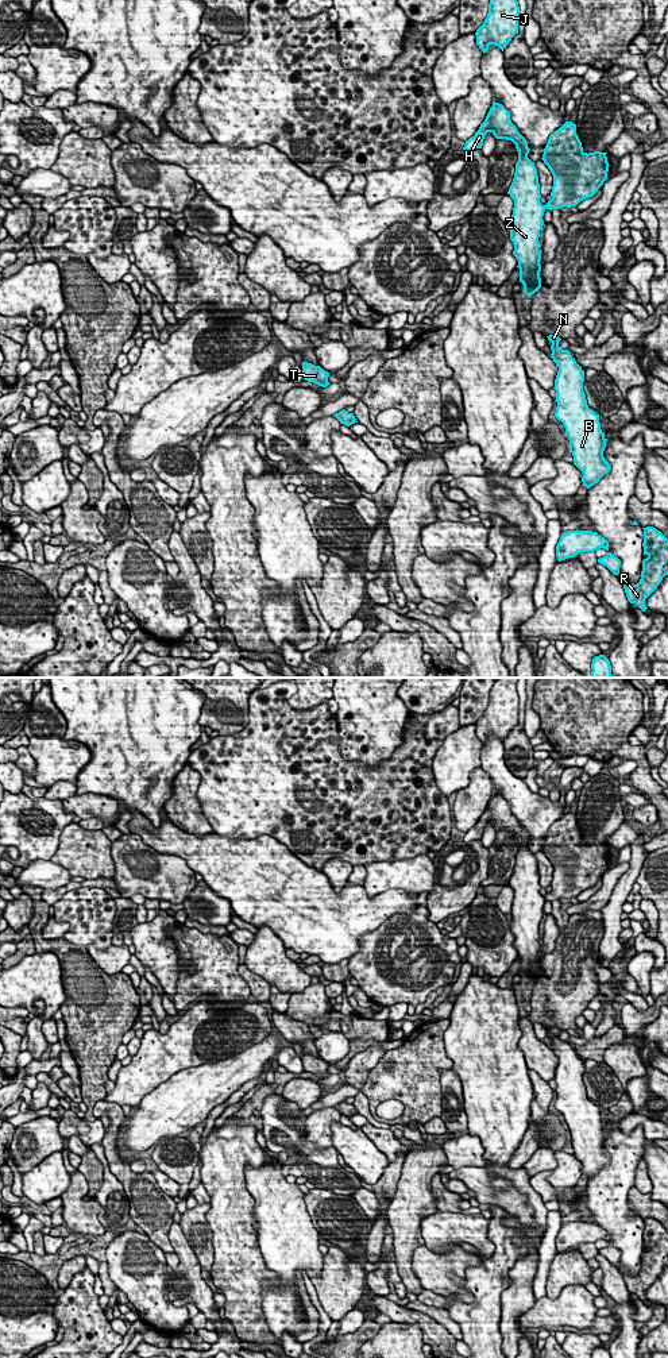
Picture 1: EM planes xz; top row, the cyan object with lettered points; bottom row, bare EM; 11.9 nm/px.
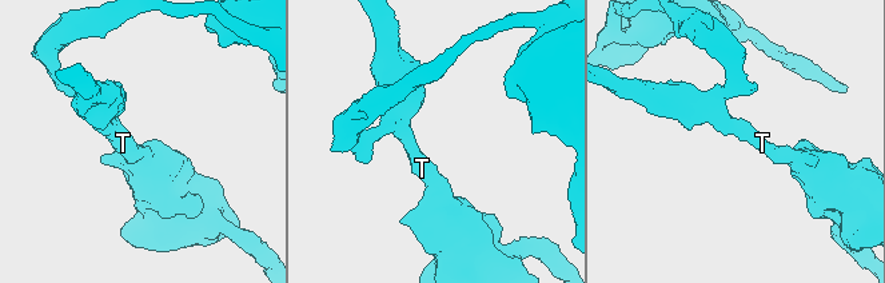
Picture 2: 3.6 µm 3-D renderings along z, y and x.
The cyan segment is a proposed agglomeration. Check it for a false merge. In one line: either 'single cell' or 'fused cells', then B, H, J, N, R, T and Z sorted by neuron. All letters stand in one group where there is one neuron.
fused cells | B H J N R Z / T

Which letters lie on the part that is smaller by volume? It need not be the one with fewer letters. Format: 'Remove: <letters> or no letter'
Remove: B, H, J, N, R, Z

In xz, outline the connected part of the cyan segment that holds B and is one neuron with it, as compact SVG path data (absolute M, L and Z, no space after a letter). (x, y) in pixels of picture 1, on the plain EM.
M557 1026L547 1027L552 1034L551 1049L559 1058L555 1081L555 1107L563 1114L569 1131L574 1156L582 1162L582 1173L590 1180L611 1161L603 1147L607 1130L601 1120L599 1106L588 1099L583 1083L584 1062L568 1041L559 1037Z

